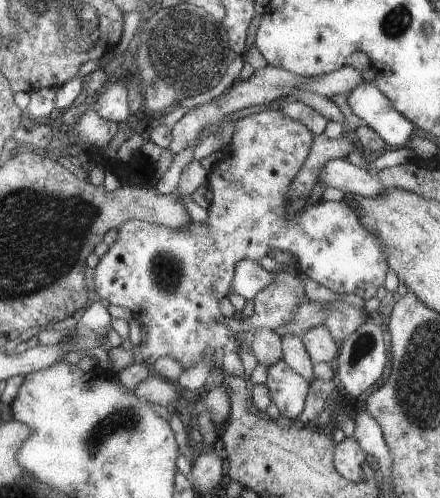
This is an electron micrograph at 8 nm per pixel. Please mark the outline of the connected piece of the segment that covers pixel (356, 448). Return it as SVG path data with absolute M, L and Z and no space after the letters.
M347 436L334 447L334 464L336 470L349 481L364 481L362 462L368 453L353 436Z

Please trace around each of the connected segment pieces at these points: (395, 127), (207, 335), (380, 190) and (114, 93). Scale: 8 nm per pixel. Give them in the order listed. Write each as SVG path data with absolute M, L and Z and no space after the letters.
M364 79L360 82L347 94L347 104L350 113L373 128L384 139L385 144L399 148L409 147L410 136L419 133L412 122L391 105L375 81L368 82Z
M269 106L259 108L251 115L236 120L236 127L230 143L234 146L234 150L226 154L220 162L214 164L212 169L208 172L207 182L210 184L214 196L212 198L212 203L207 208L208 218L206 223L198 224L191 222L190 226L186 228L173 229L165 227L164 225L155 225L139 221L138 219L132 219L123 222L119 226L116 241L109 247L106 254L99 258L99 263L95 267L94 284L96 294L98 294L102 300L108 300L111 304L130 308L133 318L136 319L140 325L143 324L146 326L147 336L144 340L141 340L141 343L136 348L138 360L143 361L147 366L152 368L156 360L164 356L170 356L170 358L177 360L181 364L181 370L184 370L198 364L207 357L211 357L211 374L216 369L222 370L222 372L226 372L228 375L236 375L245 378L242 359L240 359L240 355L238 354L236 334L230 331L226 323L224 323L226 317L222 315L222 311L220 311L220 300L225 296L228 296L228 292L231 290L231 284L233 283L235 268L238 261L250 259L258 262L262 257L268 256L268 252L274 248L284 251L288 250L288 252L293 254L296 258L301 272L314 280L314 282L318 282L318 284L325 286L328 290L332 290L332 292L349 295L356 294L356 296L360 296L360 298L363 298L365 301L376 296L378 288L384 285L386 272L388 272L389 266L387 263L387 256L381 249L381 246L379 247L377 245L375 236L371 231L365 226L362 226L359 216L348 203L345 203L344 201L324 201L321 199L319 204L309 207L305 212L300 210L296 214L287 217L287 208L292 202L292 199L289 198L290 184L292 184L295 174L298 174L298 171L302 168L302 165L310 152L313 143L313 135L313 132L307 126L286 116L282 109L272 110Z
M330 159L319 170L320 185L341 190L345 195L375 197L385 193L385 186L373 178L368 170L358 167L345 159Z
M120 73L121 78L117 81L115 85L110 86L106 92L103 94L97 96L94 101L97 101L95 104L96 112L99 114L100 117L106 120L111 120L114 122L129 122L129 119L132 117L132 112L129 110L129 94L127 93L129 90L126 86L126 81L122 77L122 74Z

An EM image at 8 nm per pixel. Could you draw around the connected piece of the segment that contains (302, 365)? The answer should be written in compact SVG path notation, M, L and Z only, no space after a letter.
M288 333L281 338L283 346L282 359L307 381L314 380L313 362L304 346L302 334Z

